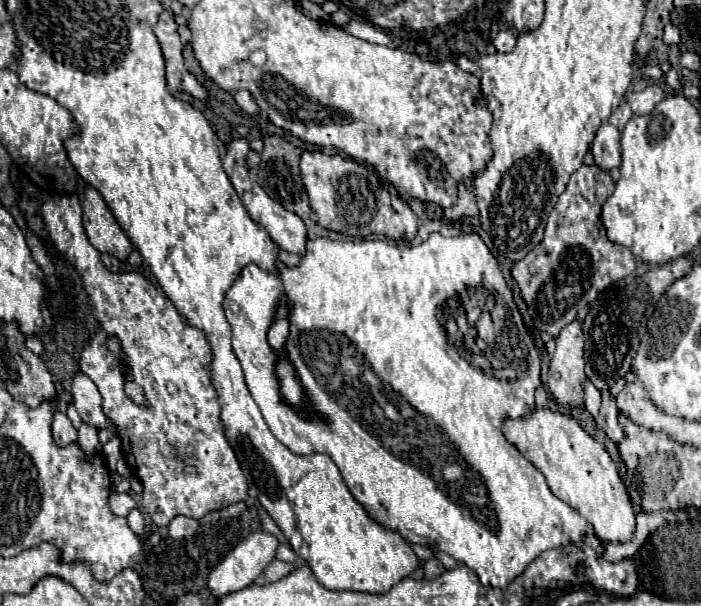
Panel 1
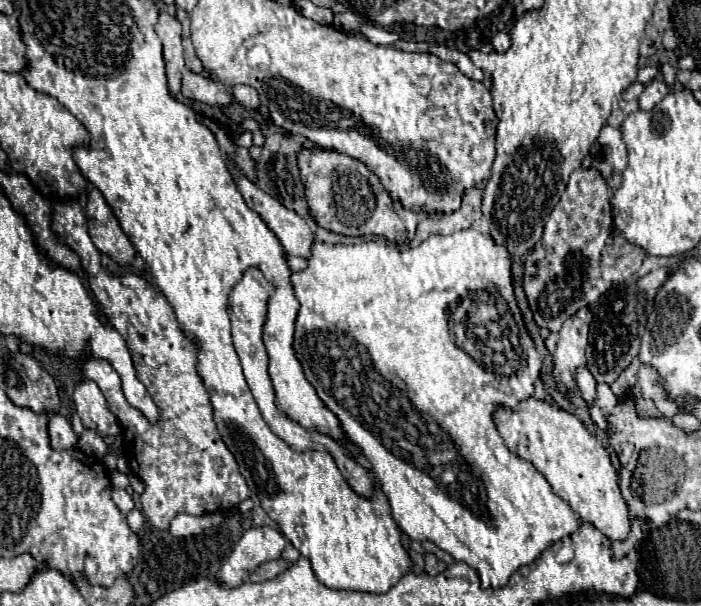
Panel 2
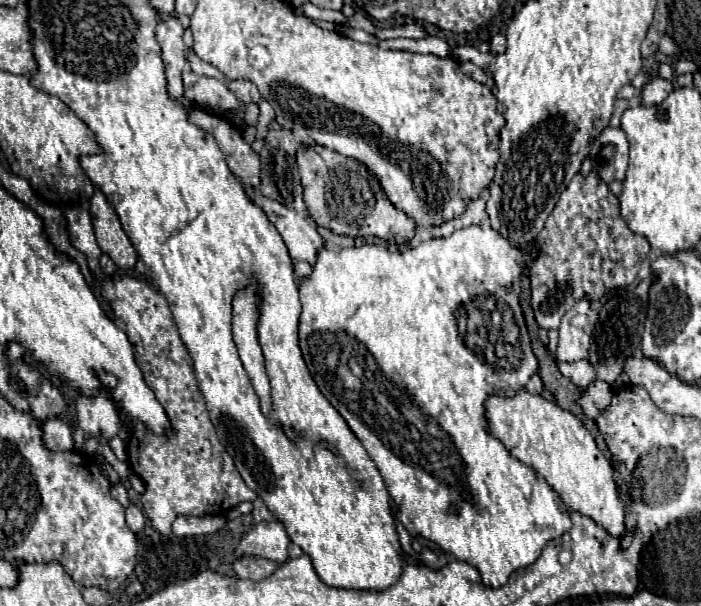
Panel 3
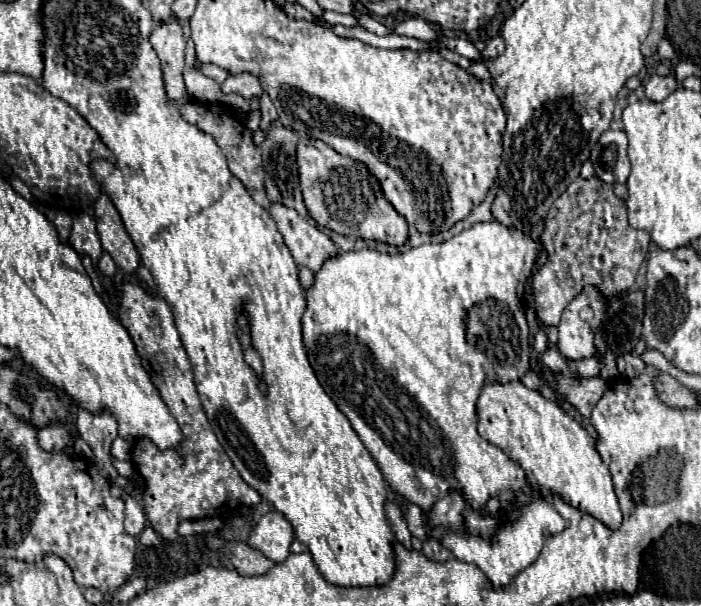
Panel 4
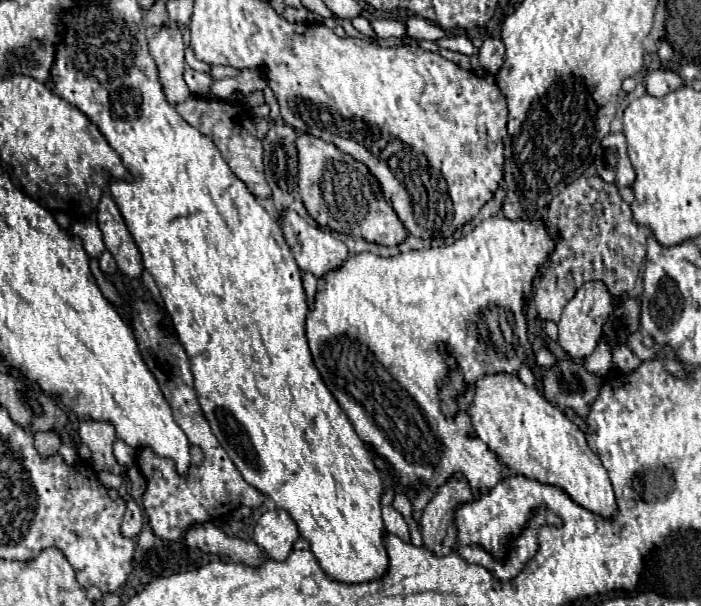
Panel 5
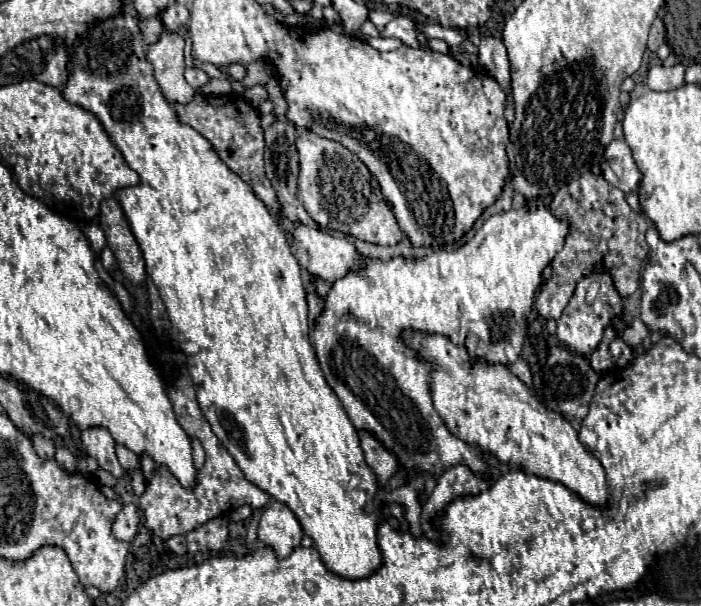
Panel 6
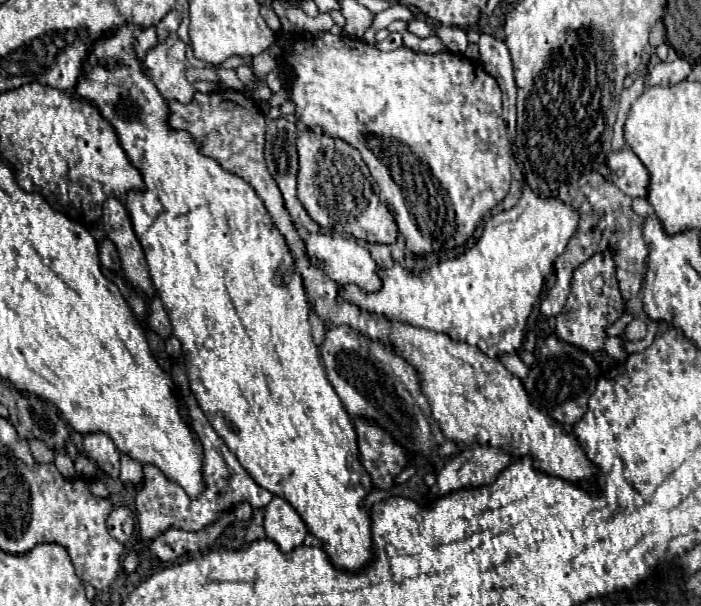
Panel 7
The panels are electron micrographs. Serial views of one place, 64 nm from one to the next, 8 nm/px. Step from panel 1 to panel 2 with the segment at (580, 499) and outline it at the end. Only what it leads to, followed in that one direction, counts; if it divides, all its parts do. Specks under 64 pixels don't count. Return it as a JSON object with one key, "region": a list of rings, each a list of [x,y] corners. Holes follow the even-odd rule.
{"region":[[[534,396],[520,400],[516,410],[498,406],[494,424],[510,452],[534,464],[548,480],[552,490],[586,522],[592,522],[610,540],[626,540],[630,532],[628,506],[618,488],[618,474],[604,446],[582,426],[582,422],[544,400]]]}

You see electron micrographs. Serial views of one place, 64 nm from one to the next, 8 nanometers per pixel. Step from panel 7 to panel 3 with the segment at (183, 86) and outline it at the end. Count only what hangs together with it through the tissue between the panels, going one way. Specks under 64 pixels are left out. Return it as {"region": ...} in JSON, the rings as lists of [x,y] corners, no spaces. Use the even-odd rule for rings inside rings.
{"region":[[[162,16],[156,26],[156,42],[162,50],[164,72],[168,80],[168,94],[174,100],[182,98],[182,68],[186,64],[184,58],[184,42],[182,42],[184,28],[176,16]]]}

